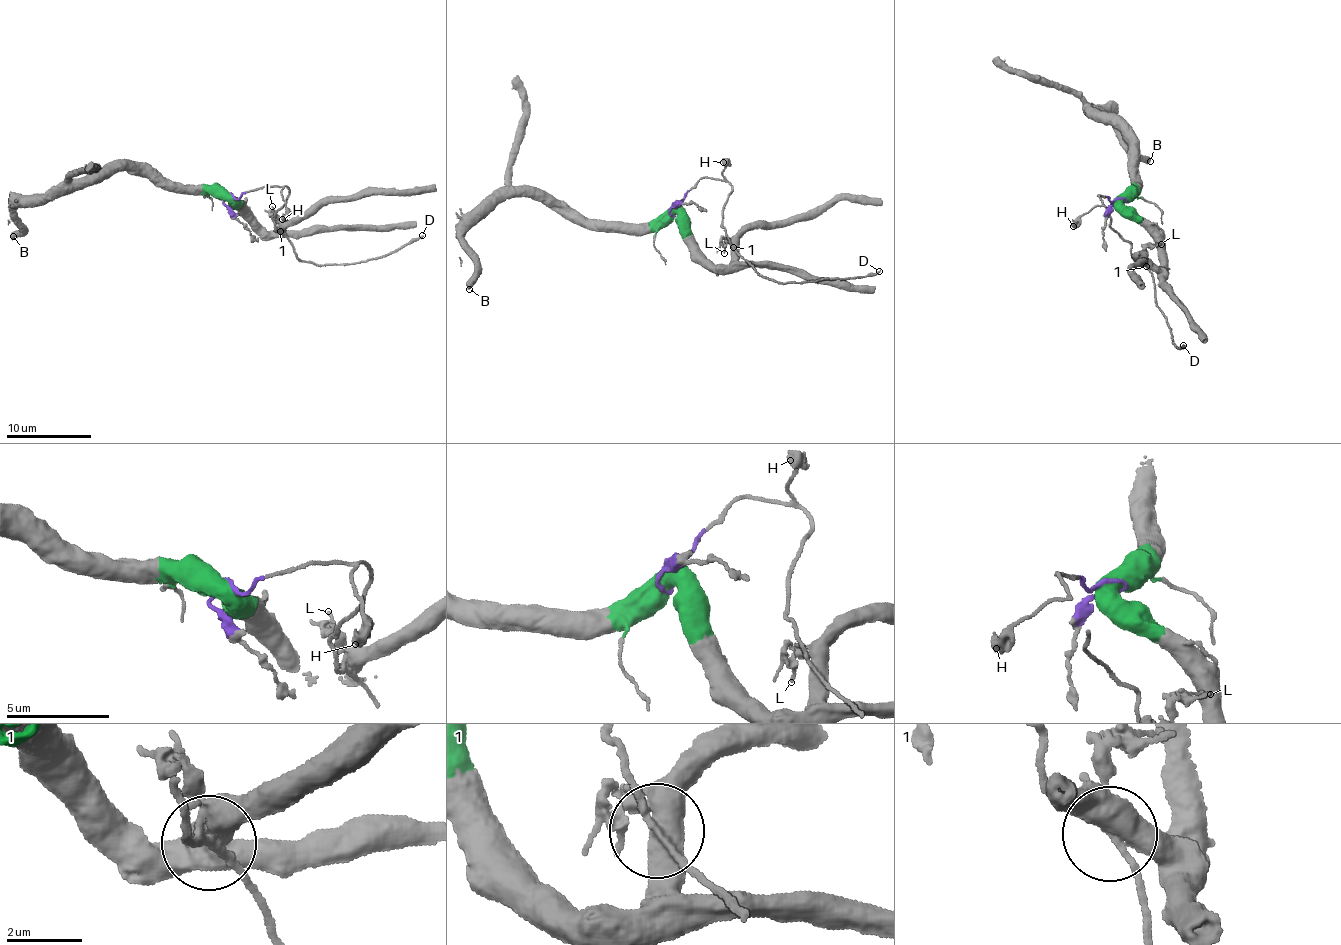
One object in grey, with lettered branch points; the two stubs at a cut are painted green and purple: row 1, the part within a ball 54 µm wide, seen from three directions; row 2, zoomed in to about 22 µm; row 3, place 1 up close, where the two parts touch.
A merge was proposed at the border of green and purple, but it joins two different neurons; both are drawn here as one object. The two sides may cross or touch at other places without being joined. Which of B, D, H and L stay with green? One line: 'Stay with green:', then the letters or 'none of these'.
Stay with green: B

